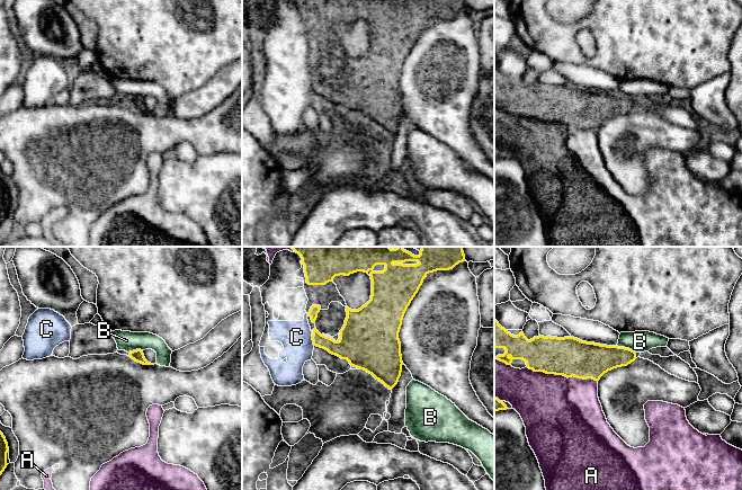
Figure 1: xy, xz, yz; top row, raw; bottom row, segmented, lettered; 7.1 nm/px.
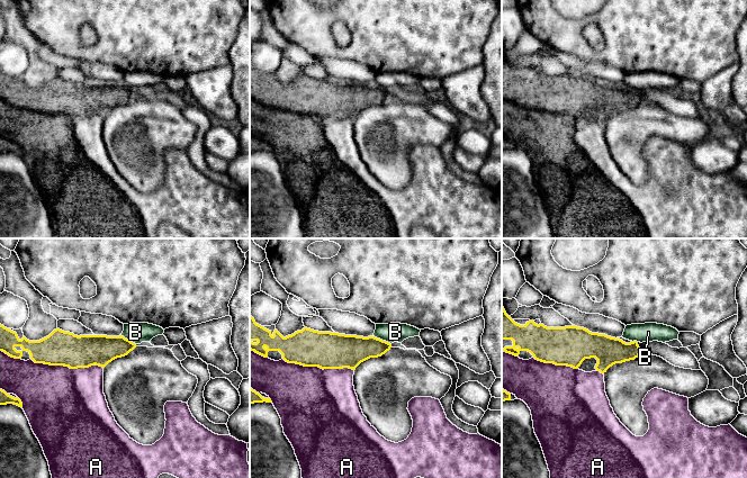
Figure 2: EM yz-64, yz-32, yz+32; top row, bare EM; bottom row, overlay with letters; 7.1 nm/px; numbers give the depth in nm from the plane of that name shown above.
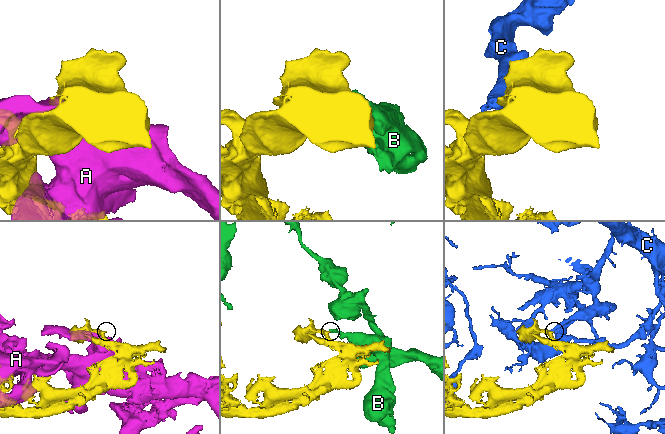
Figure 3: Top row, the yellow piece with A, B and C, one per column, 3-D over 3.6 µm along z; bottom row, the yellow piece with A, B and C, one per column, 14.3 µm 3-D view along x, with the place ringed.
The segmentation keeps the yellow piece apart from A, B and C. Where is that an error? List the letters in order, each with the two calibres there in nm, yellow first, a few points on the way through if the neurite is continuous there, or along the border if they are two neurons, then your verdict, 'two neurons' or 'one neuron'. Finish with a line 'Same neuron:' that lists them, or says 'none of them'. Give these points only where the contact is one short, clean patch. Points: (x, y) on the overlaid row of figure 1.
A: calibres 280 and 480 nm; two neurons
B: calibres 240 and 160 nm; border yz (617, 345), (628, 347), (635, 353); two neurons
C: calibres 160 and 220 nm; border xz (311, 336), (314, 345); two neurons
Same neuron: none of them

